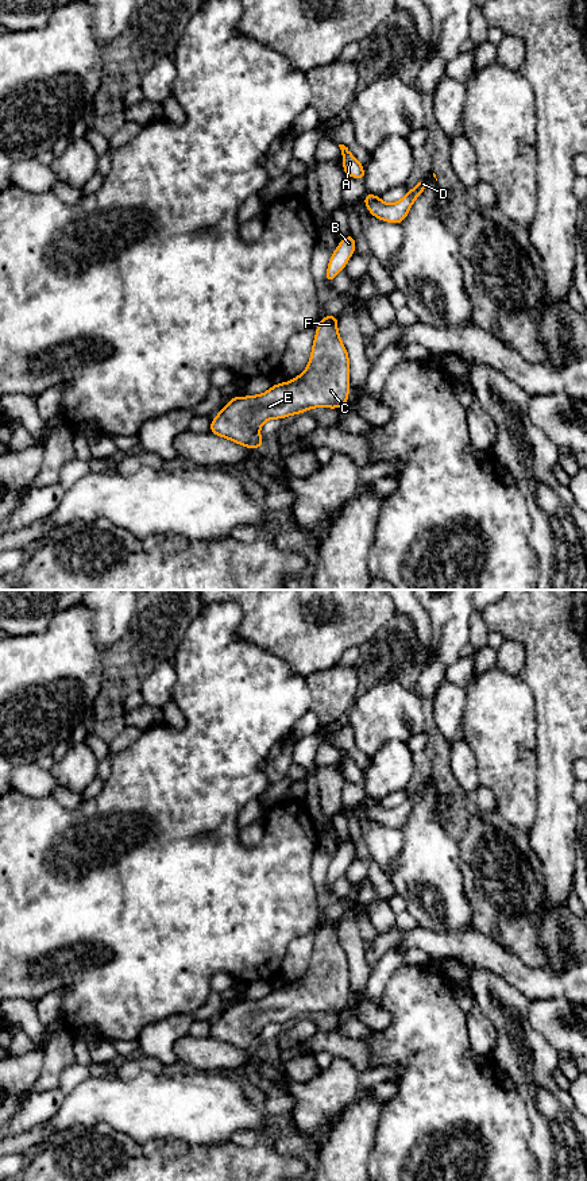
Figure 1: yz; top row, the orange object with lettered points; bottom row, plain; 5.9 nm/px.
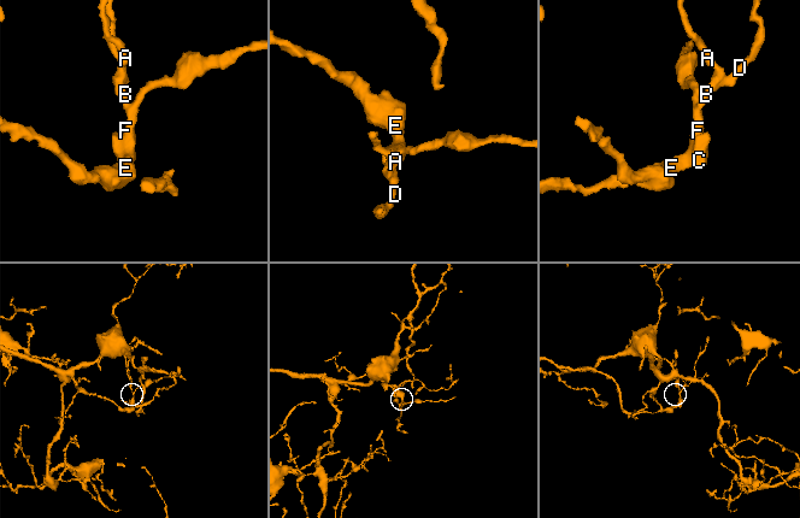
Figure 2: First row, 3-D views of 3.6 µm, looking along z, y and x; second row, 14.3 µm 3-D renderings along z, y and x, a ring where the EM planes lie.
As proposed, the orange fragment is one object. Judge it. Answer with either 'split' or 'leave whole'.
leave whole

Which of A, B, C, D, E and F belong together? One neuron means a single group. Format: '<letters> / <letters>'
A B C D E F

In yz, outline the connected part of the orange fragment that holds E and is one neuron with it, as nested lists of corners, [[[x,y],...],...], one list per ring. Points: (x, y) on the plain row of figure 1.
[[[328,919],[317,930],[310,965],[300,981],[285,988],[275,988],[263,999],[229,1003],[228,1010],[212,1023],[209,1037],[250,1054],[263,1053],[264,1046],[259,1035],[267,1024],[283,1024],[312,1012],[339,1014],[348,1006],[350,988],[350,961],[339,941],[337,921]]]

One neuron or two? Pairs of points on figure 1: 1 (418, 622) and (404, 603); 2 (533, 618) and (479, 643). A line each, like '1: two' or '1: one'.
1: one
2: two

